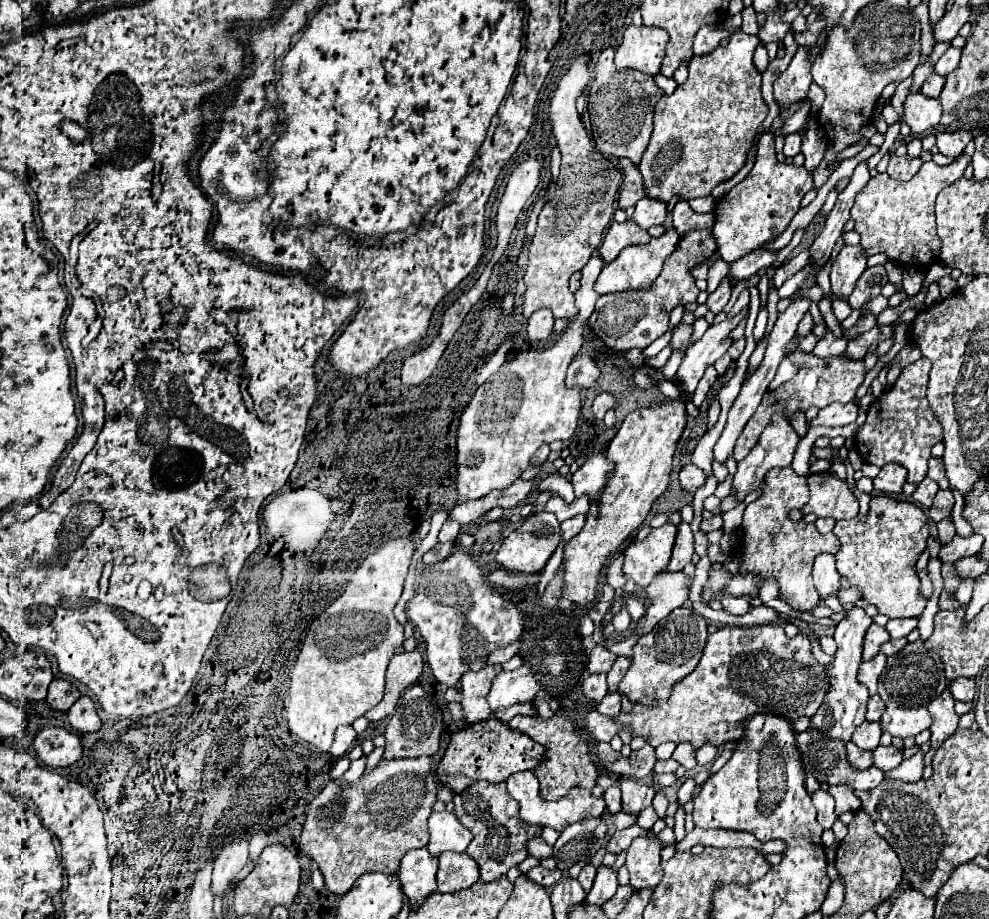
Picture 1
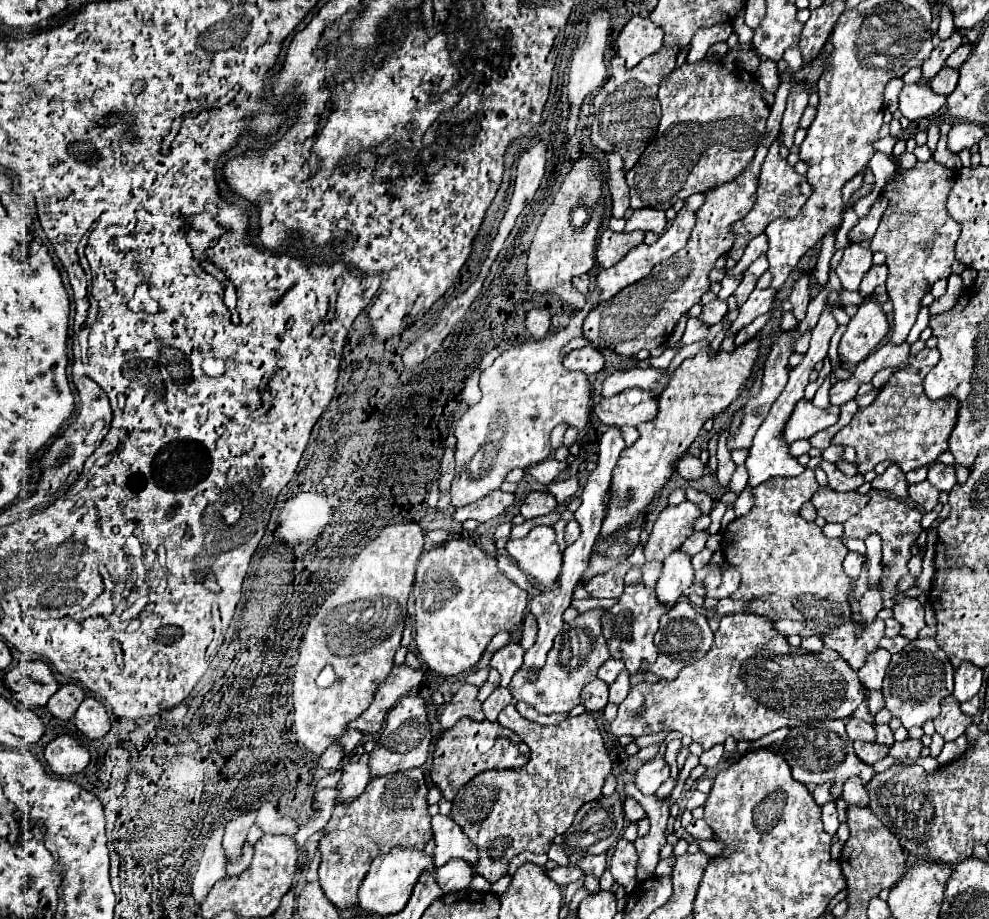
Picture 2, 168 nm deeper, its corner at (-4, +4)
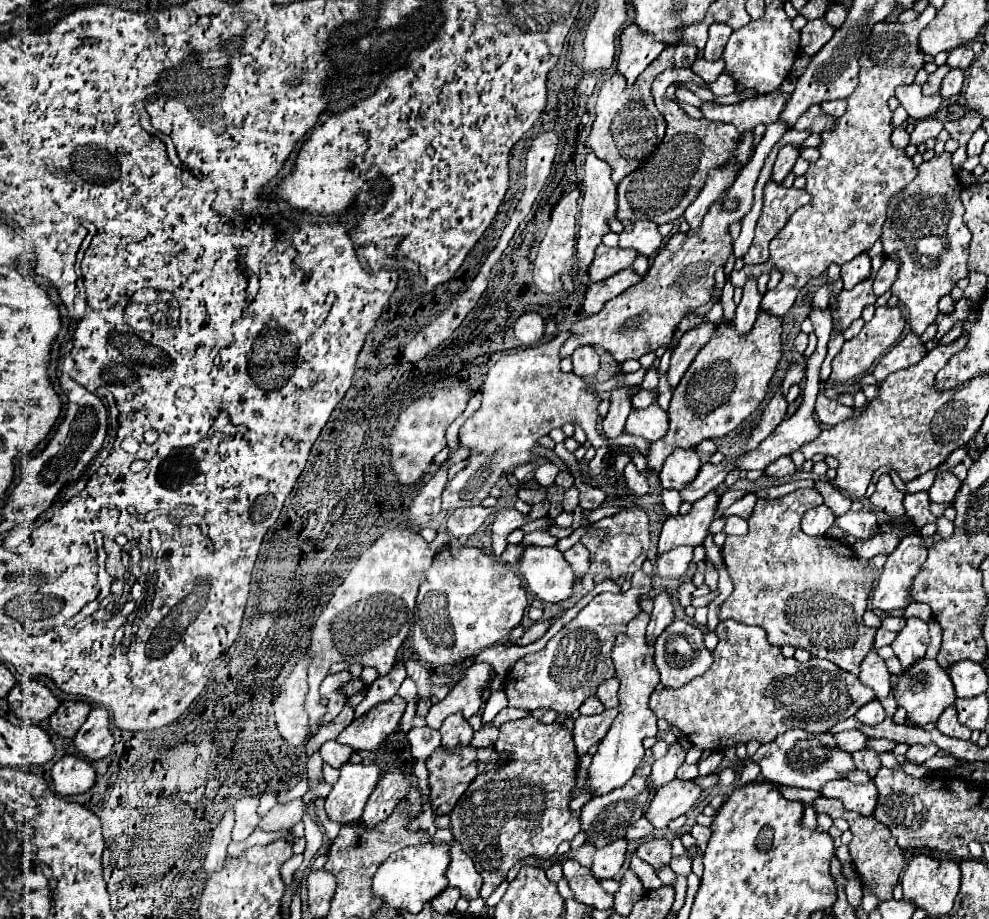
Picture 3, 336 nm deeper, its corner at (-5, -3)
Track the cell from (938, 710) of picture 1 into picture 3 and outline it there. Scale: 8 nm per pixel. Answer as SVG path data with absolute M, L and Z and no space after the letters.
M950 706L944 710L944 714L940 716L940 720L936 722L936 728L946 734L946 736L954 736L954 738L960 738L960 740L970 740L972 736L972 730L970 728L964 728L960 722L958 722L958 716L956 716L956 708Z

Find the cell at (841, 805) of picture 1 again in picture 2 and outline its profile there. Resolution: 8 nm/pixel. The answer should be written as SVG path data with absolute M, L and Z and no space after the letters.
M849 777L849 779L843 783L843 795L841 795L841 799L843 799L847 805L867 807L869 795L867 795L865 787L861 785L859 777Z

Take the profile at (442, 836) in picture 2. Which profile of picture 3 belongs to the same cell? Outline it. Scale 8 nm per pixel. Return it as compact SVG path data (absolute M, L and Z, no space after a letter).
M452 842L452 852L450 852L450 866L446 872L446 878L450 882L450 886L458 888L462 898L466 900L474 900L480 896L480 886L482 886L482 876L476 872L472 858L466 856L462 852L460 846L456 846L456 842Z

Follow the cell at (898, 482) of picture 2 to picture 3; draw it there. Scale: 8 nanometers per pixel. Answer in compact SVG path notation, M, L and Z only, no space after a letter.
M882 474L876 484L876 490L869 498L870 502L878 508L884 510L892 518L904 516L902 500L904 494L894 486L891 477L888 474Z

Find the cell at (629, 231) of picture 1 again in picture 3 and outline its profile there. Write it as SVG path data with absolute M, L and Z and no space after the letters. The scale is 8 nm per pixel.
M600 244L598 250L596 250L596 256L594 256L594 262L588 268L590 282L606 280L606 278L614 276L616 272L630 268L634 258L636 258L636 252L632 252L632 250L622 250L618 246L608 248L608 246Z

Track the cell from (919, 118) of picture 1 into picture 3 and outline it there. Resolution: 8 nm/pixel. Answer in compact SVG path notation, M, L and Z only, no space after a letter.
M918 84L898 86L896 98L902 104L902 108L908 112L908 116L914 120L924 120L924 118L934 116L942 100L940 96L924 96Z

